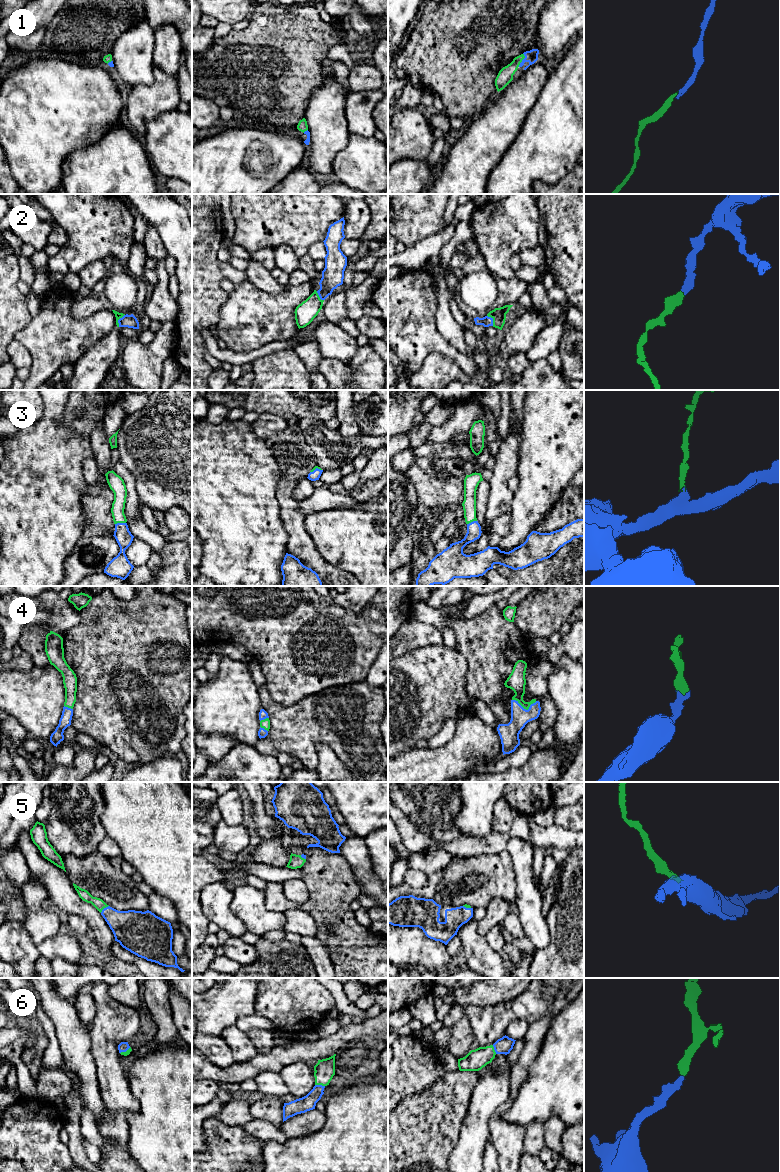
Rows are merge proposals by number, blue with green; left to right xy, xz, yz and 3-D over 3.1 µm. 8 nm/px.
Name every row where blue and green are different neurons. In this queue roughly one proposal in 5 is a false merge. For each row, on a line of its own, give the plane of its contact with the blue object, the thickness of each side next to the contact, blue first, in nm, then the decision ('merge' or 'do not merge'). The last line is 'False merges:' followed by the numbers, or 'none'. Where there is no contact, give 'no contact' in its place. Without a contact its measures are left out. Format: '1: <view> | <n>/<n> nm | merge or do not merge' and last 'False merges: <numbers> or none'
1: yz | 100/120 nm | merge
2: xy | 110/50 nm | merge
3: xy | 140/110 nm | merge
4: yz | 160/150 nm | merge
5: xy | 260/90 nm | merge
6: xz | 120/160 nm | merge
False merges: none

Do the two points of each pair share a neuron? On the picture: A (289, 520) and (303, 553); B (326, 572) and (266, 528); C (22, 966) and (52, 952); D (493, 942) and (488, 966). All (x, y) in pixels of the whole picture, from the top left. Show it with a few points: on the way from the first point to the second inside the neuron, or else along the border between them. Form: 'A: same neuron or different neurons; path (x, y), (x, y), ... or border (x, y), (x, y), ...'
A: same neuron; path (295, 528), (300, 545)
B: different neurons; border (281, 520), (287, 534), (287, 552)
C: different neurons; border (36, 945), (41, 956)
D: different neurons; border (483, 937), (493, 949), (500, 953)

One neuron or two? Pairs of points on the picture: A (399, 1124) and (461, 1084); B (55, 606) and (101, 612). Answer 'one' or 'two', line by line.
A: one
B: two

